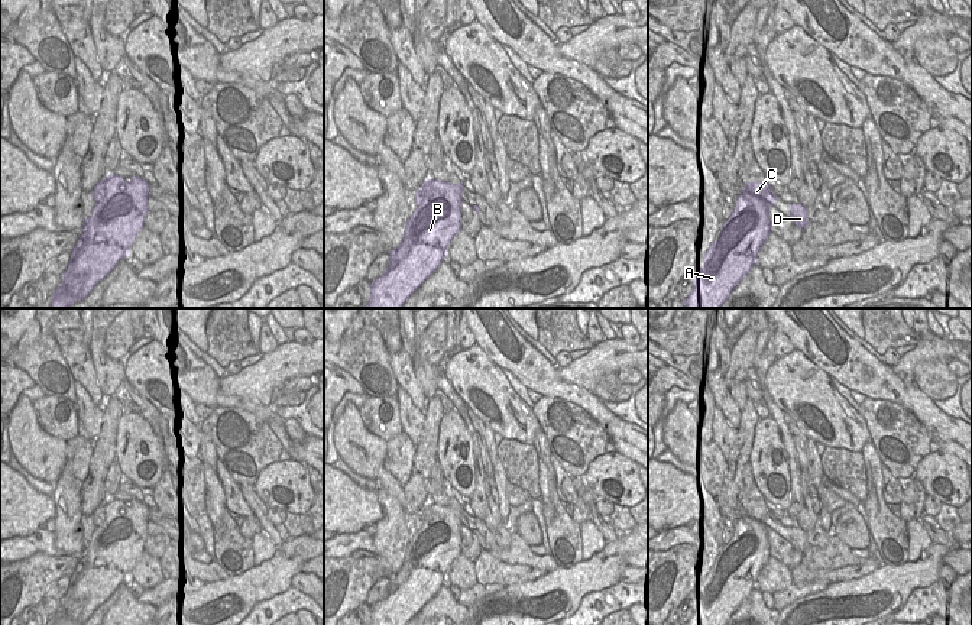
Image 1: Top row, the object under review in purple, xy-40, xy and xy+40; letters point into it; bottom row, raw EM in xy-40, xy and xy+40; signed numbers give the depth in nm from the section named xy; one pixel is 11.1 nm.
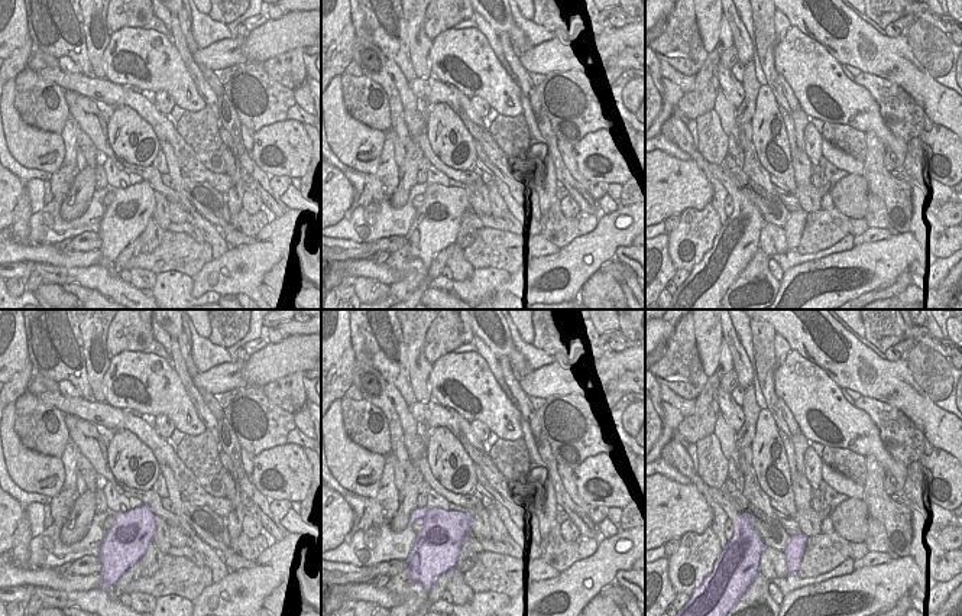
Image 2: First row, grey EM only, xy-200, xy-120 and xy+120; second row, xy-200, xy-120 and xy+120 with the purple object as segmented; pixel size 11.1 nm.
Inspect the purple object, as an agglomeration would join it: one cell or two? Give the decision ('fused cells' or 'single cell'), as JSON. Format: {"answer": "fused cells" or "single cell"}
{"answer": "single cell"}

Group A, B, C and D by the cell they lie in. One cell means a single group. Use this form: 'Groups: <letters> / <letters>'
Groups: A B C D.

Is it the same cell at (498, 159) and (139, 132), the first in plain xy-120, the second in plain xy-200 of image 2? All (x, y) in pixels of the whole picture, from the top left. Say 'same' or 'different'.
different

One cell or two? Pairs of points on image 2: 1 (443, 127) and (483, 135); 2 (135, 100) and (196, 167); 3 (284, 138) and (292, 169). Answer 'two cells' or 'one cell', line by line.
1: two cells
2: one cell
3: one cell

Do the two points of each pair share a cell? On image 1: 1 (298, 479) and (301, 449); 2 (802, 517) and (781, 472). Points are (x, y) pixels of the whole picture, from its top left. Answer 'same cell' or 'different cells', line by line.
1: different cells
2: different cells

